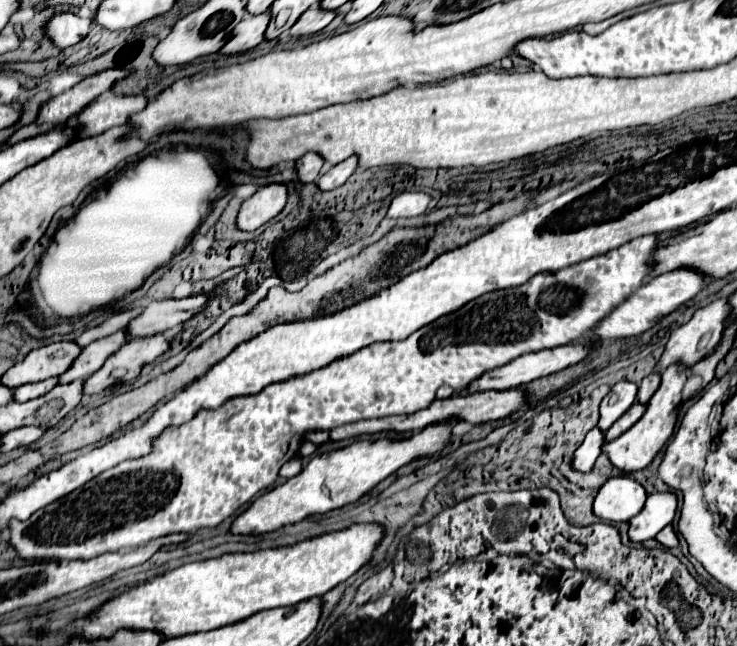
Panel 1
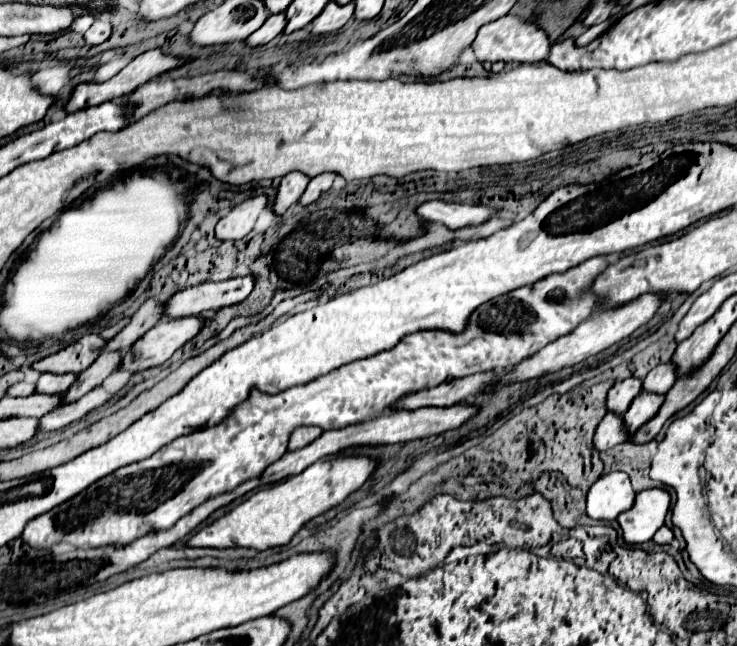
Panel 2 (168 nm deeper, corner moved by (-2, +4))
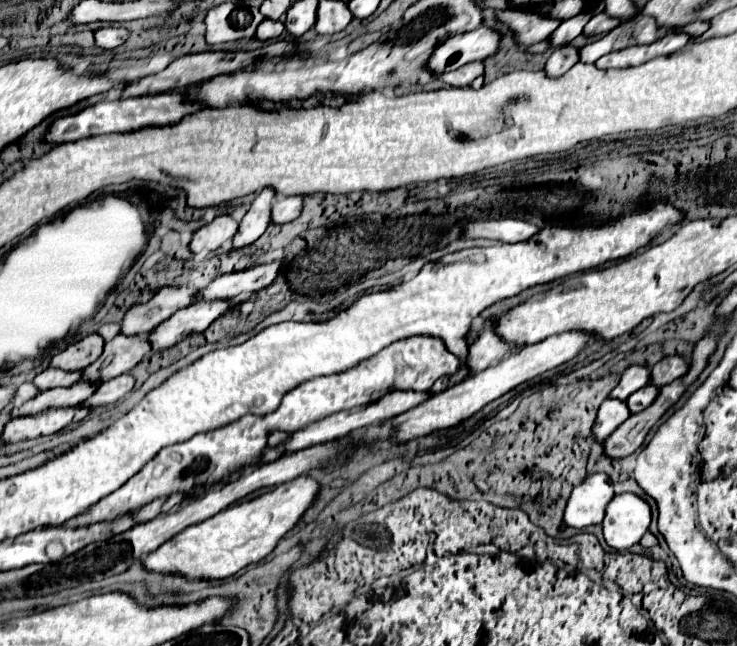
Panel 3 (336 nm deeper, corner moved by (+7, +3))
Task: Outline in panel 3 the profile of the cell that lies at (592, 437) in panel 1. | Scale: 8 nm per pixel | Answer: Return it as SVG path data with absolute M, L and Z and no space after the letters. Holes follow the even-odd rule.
M605 400L599 408L593 432L597 436L597 442L601 442L603 438L607 438L607 434L611 434L611 430L615 430L617 426L621 426L621 422L625 422L631 416L627 402L619 402L619 400Z

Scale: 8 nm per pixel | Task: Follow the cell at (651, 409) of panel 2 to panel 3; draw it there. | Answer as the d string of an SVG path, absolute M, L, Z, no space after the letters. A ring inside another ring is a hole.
M647 384L643 390L637 390L635 394L631 394L631 398L627 400L629 410L631 410L633 414L635 414L635 412L645 410L647 406L651 406L651 404L655 402L657 394L659 394L659 388L657 388L657 386L653 386L653 384Z

